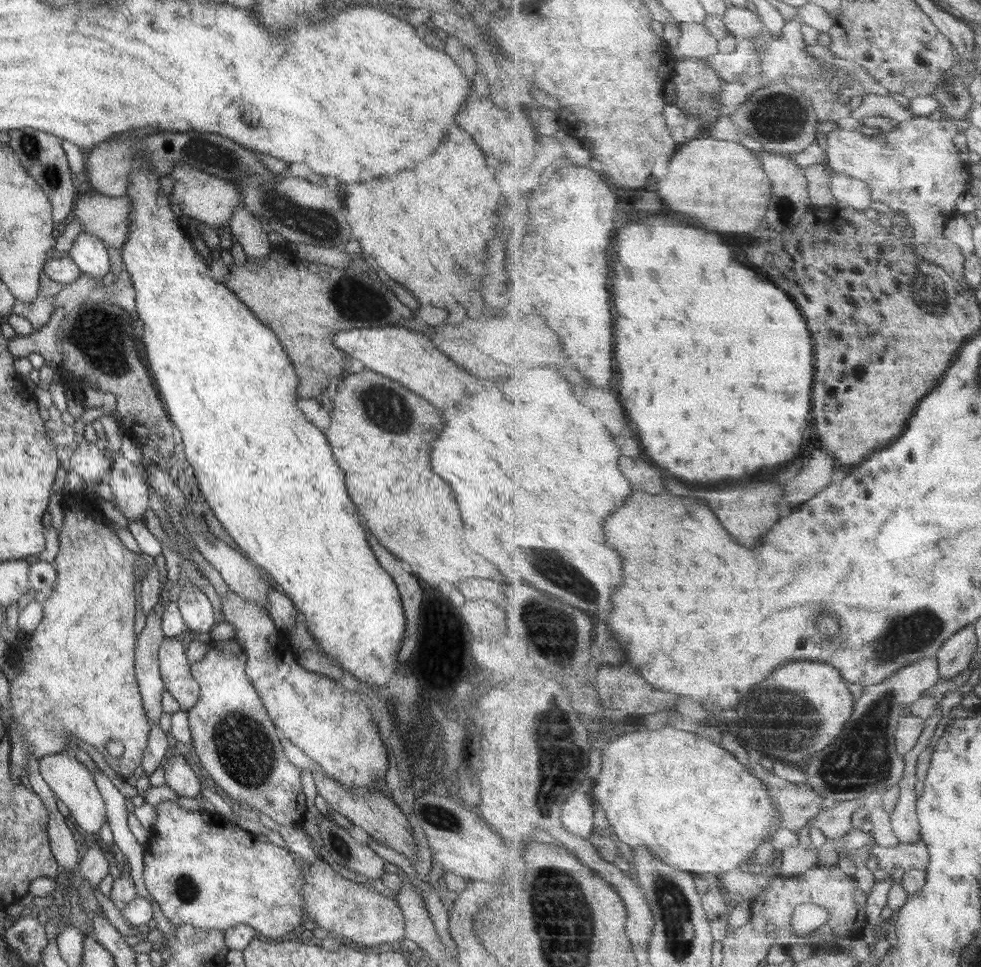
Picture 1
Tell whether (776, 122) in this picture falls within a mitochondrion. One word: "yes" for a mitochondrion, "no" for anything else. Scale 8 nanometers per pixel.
yes

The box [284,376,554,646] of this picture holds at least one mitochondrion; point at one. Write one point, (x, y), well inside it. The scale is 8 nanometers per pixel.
(384, 407)

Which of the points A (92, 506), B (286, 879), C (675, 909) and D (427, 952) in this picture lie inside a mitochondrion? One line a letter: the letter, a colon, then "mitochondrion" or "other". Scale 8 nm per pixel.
A: other
B: other
C: mitochondrion
D: other

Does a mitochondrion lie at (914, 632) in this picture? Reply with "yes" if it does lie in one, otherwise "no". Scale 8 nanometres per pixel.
yes

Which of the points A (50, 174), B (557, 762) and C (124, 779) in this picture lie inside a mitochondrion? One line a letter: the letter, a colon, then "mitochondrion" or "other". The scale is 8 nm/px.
A: mitochondrion
B: mitochondrion
C: other

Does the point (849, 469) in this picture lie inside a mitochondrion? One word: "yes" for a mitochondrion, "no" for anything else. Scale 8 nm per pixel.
no

